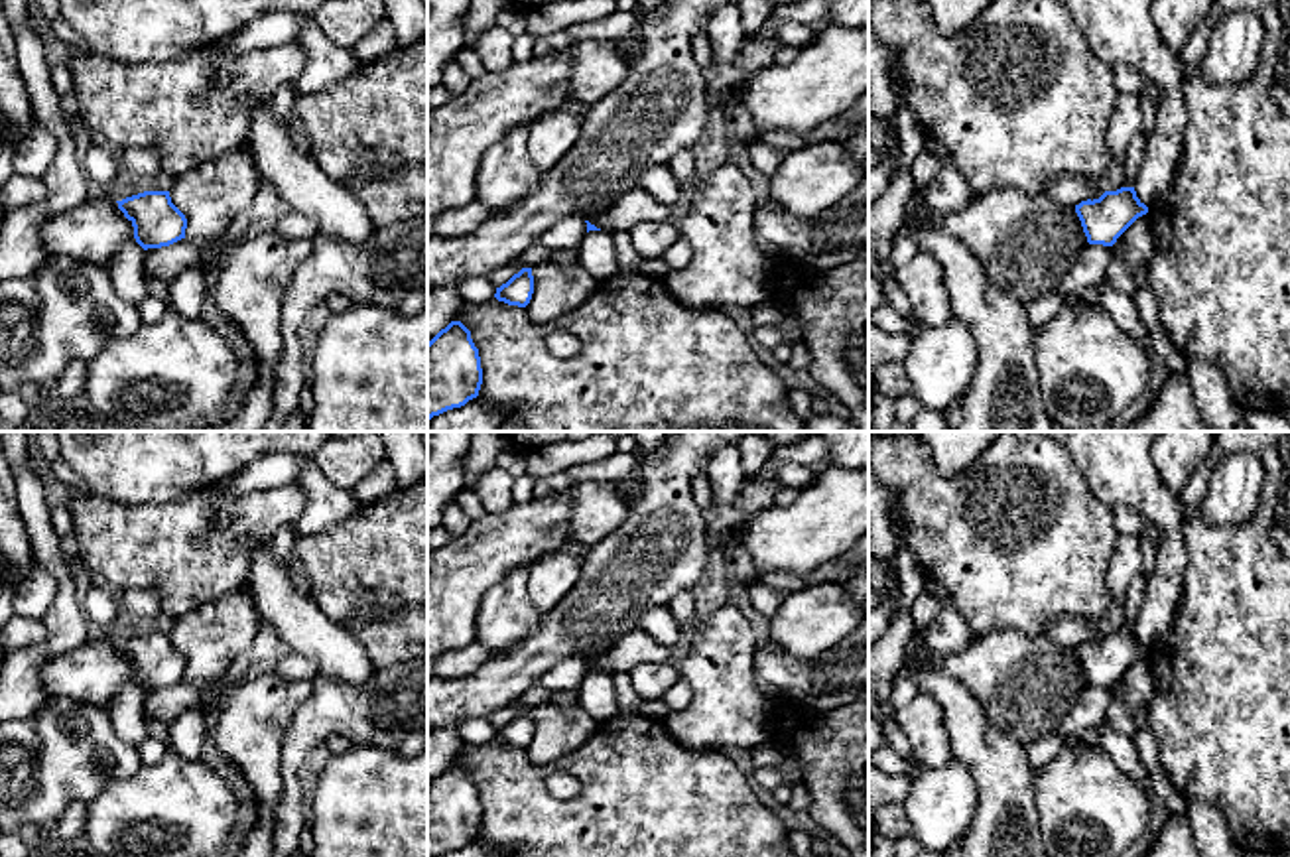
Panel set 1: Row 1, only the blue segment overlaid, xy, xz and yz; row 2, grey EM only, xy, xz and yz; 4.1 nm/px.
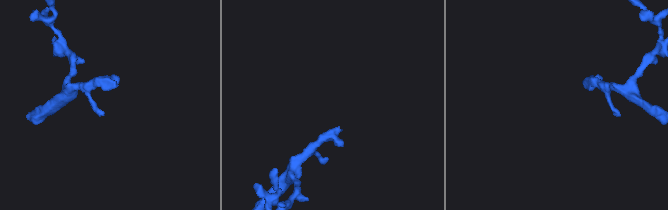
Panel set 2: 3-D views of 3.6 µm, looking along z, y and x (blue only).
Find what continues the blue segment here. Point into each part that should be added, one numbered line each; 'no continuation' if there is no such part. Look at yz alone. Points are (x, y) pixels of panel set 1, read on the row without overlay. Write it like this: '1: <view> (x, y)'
no continuation

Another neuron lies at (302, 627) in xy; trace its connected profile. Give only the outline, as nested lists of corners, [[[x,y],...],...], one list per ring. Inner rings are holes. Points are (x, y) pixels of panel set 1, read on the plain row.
[[[270,544],[252,552],[246,583],[258,607],[288,652],[297,652],[333,680],[349,686],[368,686],[378,670],[362,644],[341,625],[333,623],[307,595],[299,595],[290,573],[274,558]]]

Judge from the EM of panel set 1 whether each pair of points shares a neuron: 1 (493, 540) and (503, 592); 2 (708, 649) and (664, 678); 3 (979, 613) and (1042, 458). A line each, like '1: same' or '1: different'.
1: different
2: different
3: same

